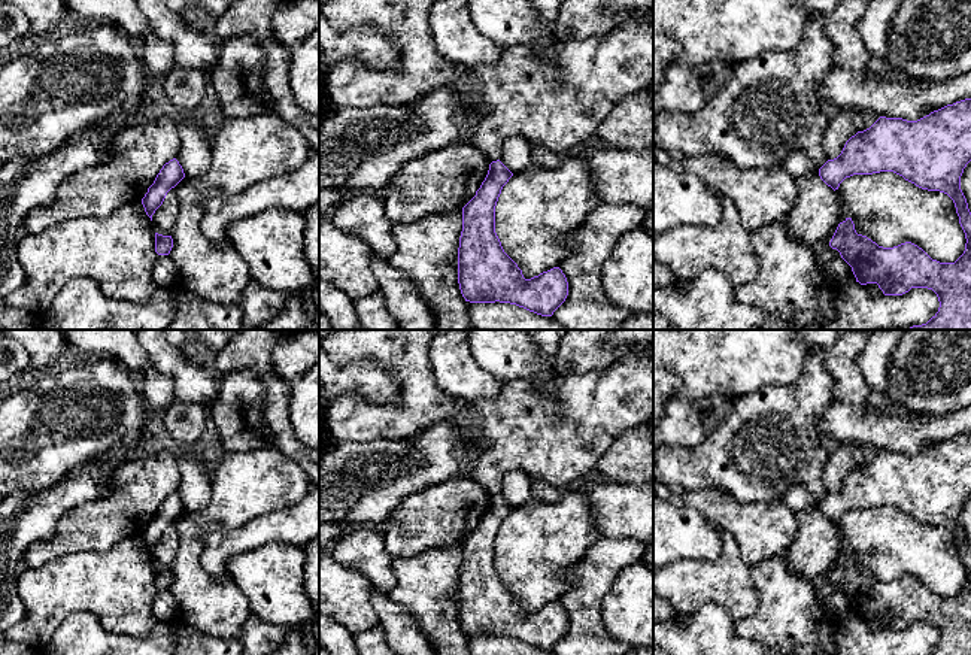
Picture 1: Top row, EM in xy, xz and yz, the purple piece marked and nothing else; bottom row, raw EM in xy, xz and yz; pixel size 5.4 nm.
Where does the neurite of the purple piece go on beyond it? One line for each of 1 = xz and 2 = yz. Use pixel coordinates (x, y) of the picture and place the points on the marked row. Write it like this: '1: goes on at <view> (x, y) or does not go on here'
1: does not go on here
2: does not go on here

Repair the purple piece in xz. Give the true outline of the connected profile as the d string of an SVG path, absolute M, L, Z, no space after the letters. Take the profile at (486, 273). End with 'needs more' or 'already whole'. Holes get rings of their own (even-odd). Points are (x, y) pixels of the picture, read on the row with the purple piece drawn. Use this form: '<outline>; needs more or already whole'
M500 160L492 161L476 195L462 207L459 289L470 303L510 303L541 316L552 316L568 295L562 270L553 267L525 279L495 233L495 206L512 176Z; already whole

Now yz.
M965 98L917 121L880 116L870 128L852 136L837 158L828 160L819 169L820 179L834 191L853 175L893 172L922 189L940 191L953 200L967 239L965 251L955 263L932 260L911 242L893 248L879 246L867 236L856 233L852 218L838 224L829 242L829 246L837 249L852 267L861 285L877 283L884 295L902 295L911 288L928 288L937 294L938 312L926 324L905 330L971 330L971 212L961 189L961 176L970 161L971 98Z; already whole

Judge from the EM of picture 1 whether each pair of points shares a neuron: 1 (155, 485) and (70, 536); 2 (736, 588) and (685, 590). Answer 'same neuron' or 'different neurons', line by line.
1: same neuron
2: same neuron

